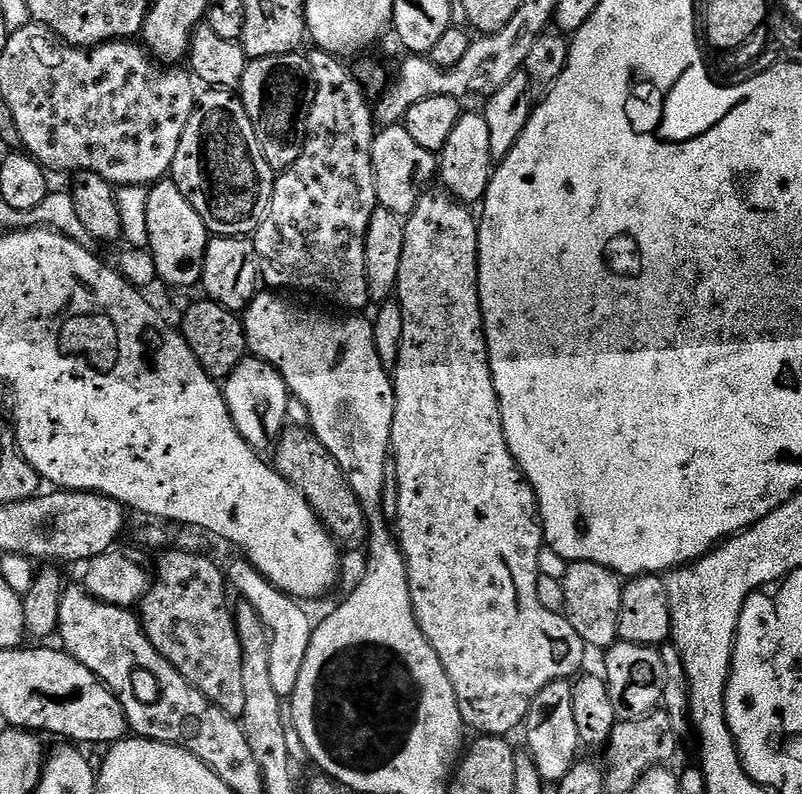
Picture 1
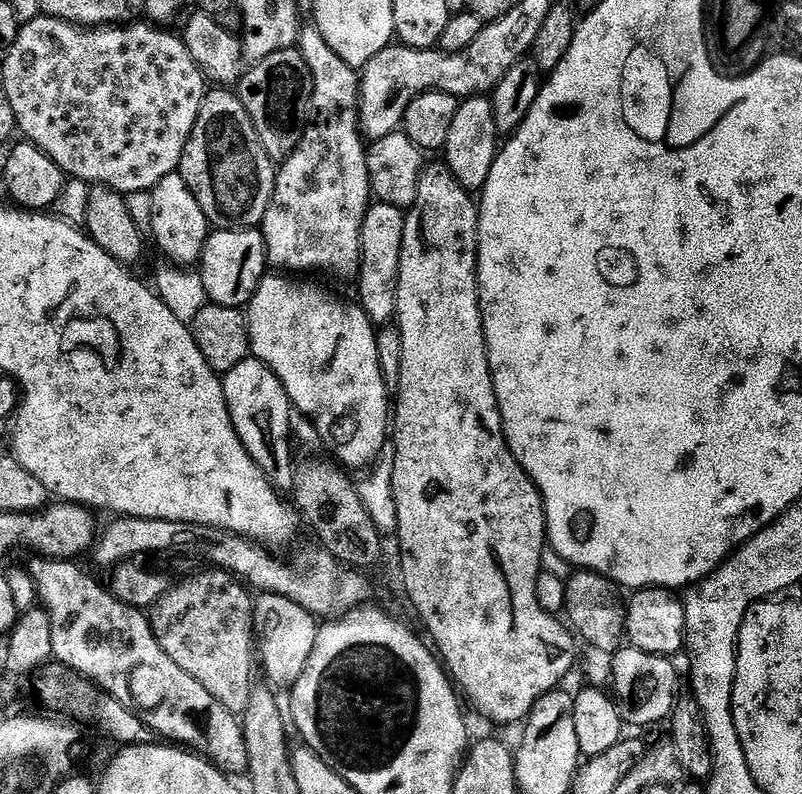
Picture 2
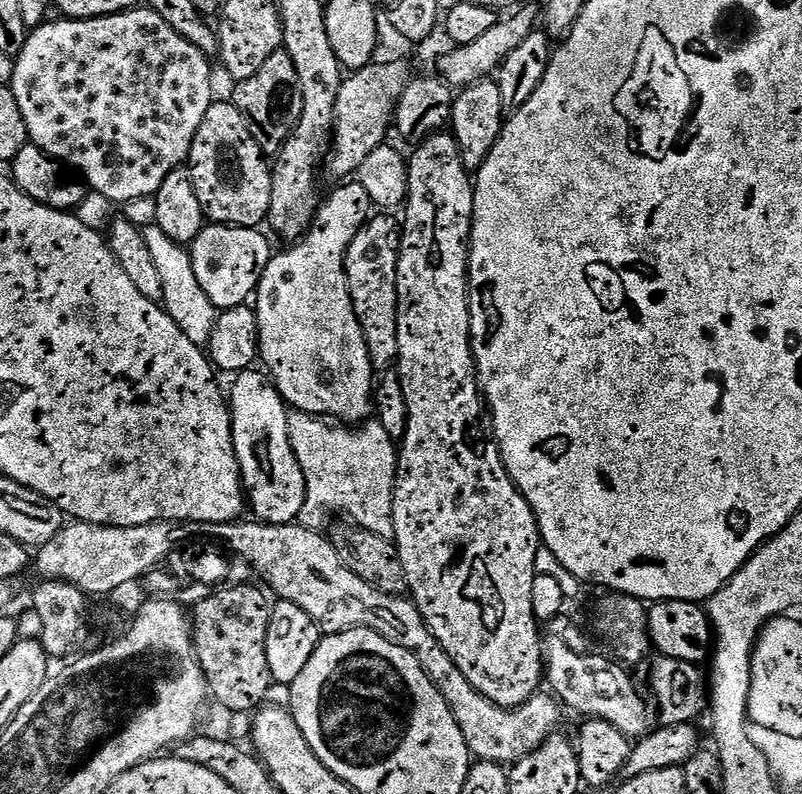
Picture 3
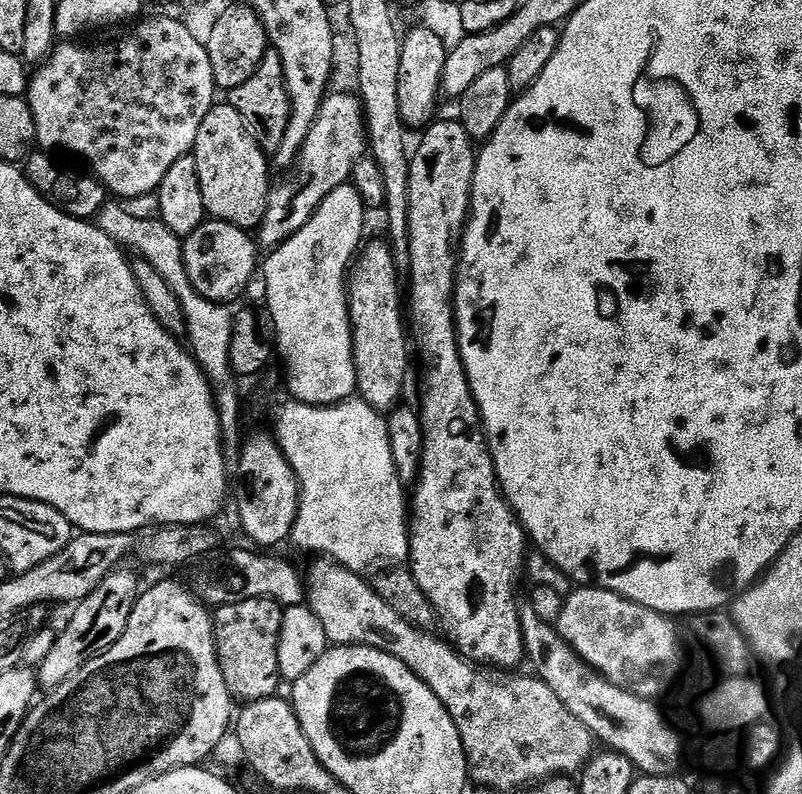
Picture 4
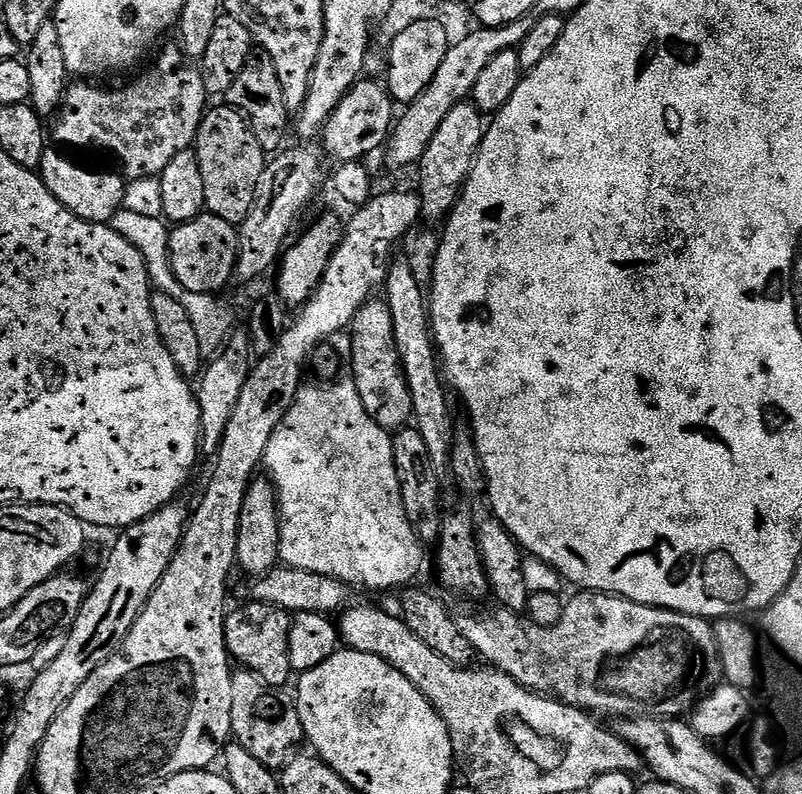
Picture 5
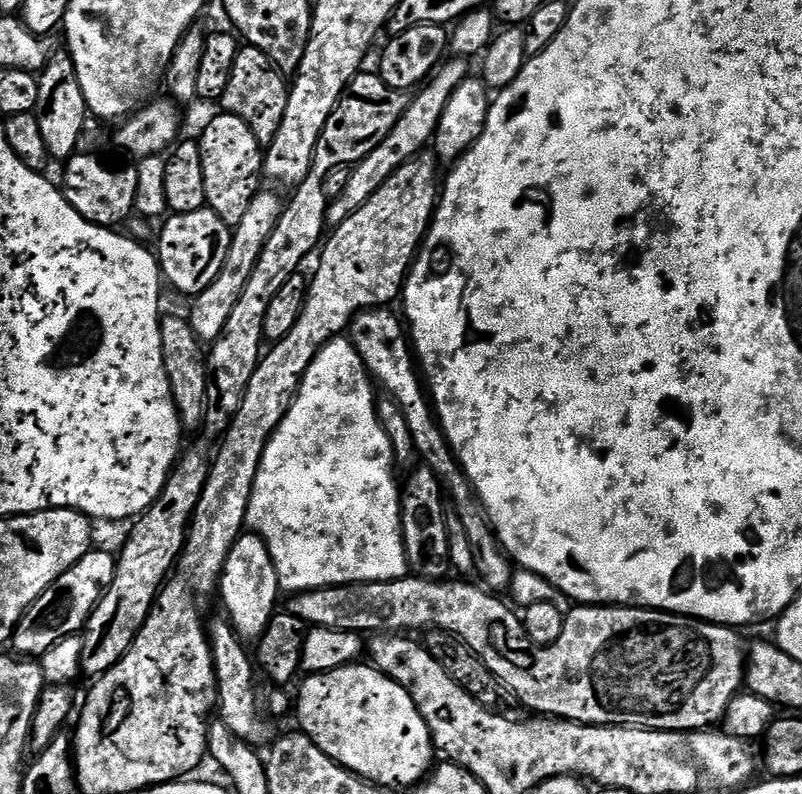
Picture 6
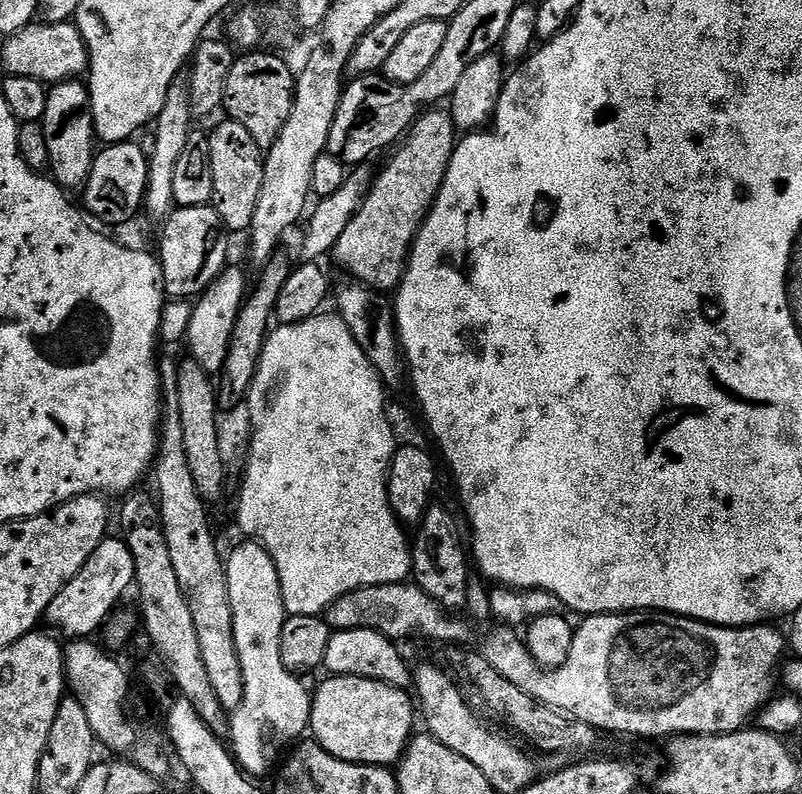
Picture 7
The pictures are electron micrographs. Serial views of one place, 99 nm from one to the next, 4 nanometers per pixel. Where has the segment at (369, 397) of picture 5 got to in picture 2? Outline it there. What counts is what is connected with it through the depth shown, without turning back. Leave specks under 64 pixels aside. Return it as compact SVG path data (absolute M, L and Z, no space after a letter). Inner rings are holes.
M373 203L362 222L360 235L360 297L358 303L373 325L384 326L396 315L396 287L402 258L405 209Z

